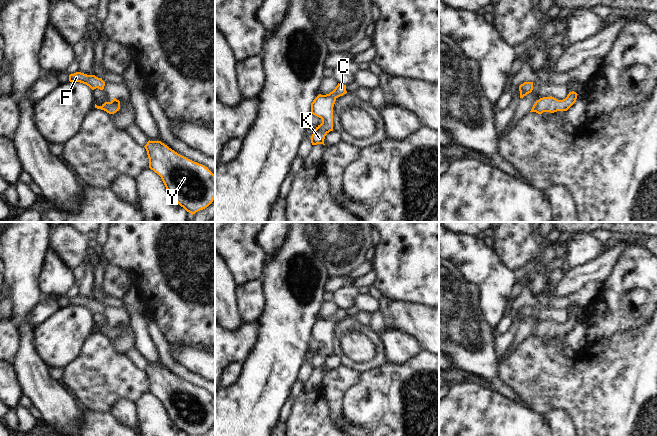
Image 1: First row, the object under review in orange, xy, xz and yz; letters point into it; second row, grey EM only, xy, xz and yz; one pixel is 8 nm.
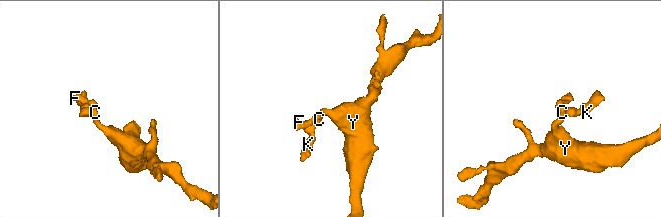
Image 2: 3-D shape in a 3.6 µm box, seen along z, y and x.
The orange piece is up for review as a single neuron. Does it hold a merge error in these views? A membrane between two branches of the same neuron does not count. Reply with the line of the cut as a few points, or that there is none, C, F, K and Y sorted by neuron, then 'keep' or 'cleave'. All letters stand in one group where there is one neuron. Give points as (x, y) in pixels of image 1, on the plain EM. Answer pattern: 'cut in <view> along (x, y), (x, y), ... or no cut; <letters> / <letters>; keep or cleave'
no cut; C F K Y; keep

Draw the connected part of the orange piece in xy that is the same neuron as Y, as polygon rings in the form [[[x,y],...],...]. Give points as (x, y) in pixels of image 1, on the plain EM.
[[[148,365],[144,370],[149,392],[157,397],[169,419],[187,436],[198,436],[215,423],[215,399],[162,367]]]

